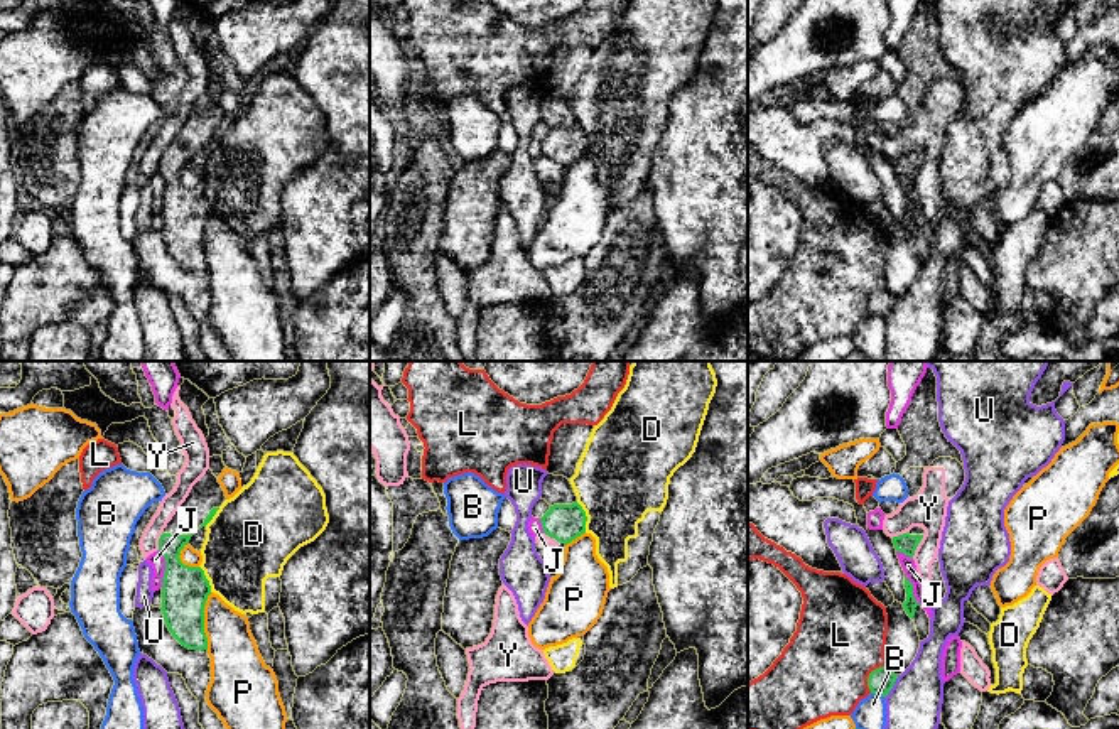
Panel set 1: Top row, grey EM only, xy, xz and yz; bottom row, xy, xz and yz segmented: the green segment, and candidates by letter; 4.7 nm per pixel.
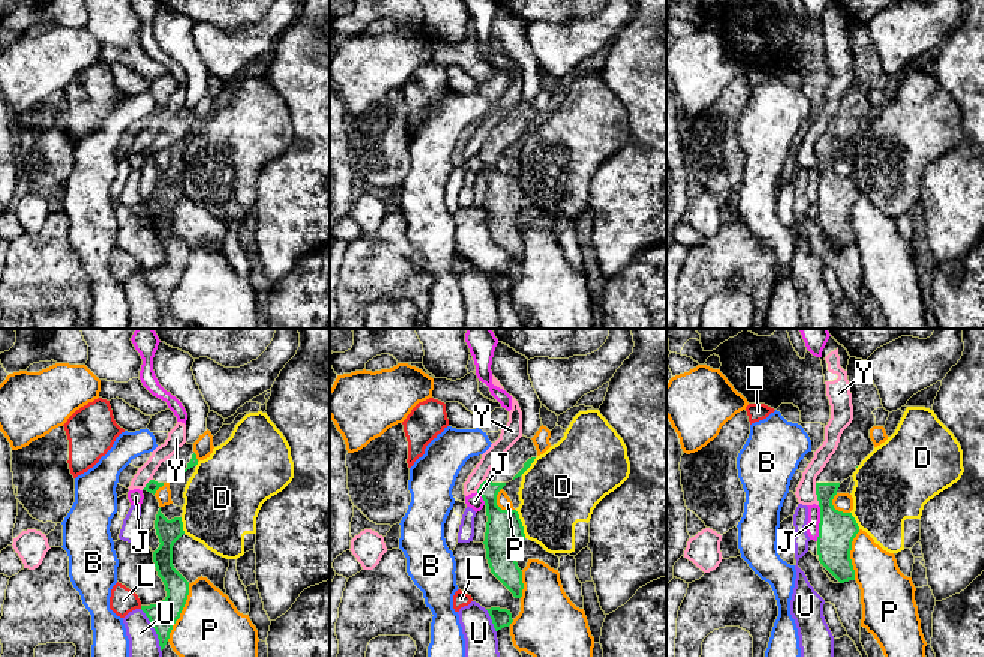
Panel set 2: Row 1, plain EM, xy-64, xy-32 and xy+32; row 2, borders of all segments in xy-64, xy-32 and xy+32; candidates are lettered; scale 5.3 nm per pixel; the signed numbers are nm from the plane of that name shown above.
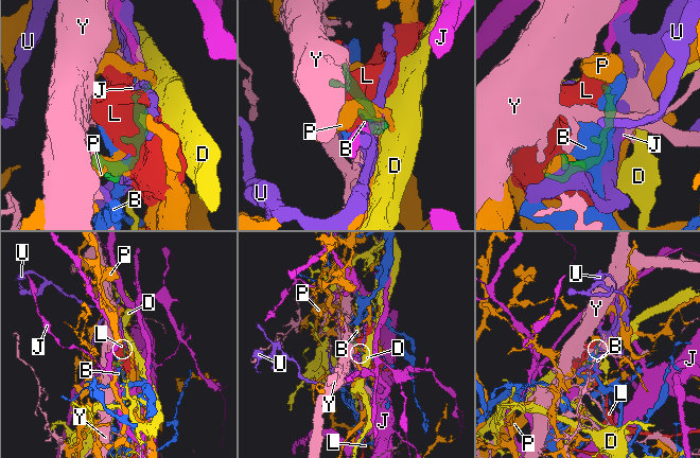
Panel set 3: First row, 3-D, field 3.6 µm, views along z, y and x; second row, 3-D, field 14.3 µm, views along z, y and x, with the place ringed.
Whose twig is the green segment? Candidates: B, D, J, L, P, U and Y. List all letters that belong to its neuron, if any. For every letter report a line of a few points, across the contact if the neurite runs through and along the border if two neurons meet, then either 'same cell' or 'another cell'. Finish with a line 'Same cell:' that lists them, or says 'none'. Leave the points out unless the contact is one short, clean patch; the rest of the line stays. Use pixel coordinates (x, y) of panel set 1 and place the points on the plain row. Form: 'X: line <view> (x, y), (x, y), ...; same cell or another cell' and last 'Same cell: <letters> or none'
B: another cell
D: another cell
J: line xy (157, 172), (164, 181), (162, 208); another cell
L: another cell
P: another cell
U: another cell
Y: line yz (924, 157), (912, 179); another cell
Same cell: none

